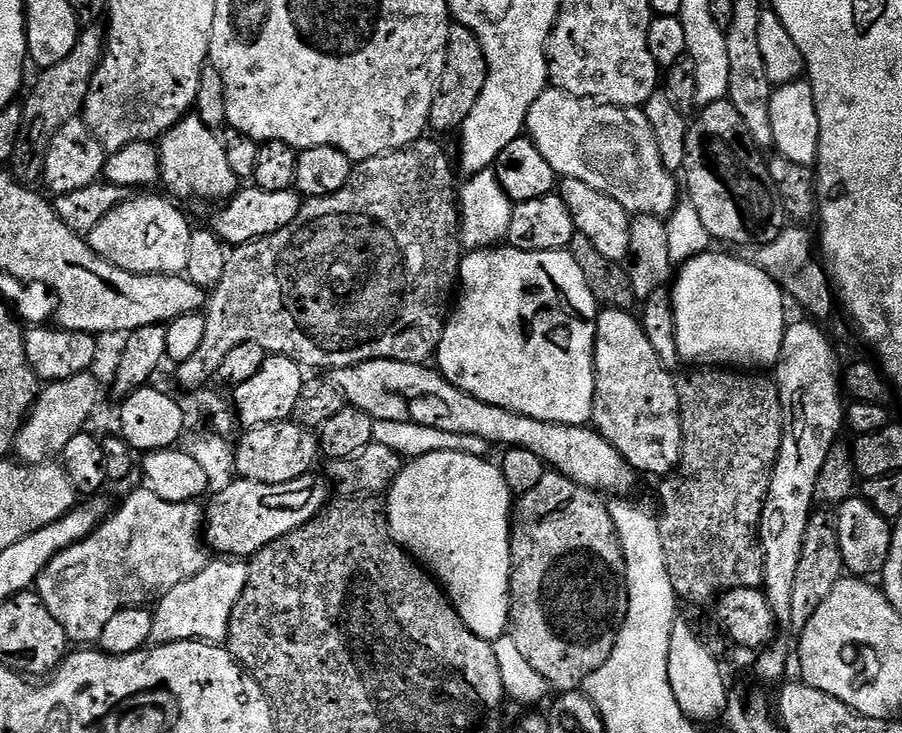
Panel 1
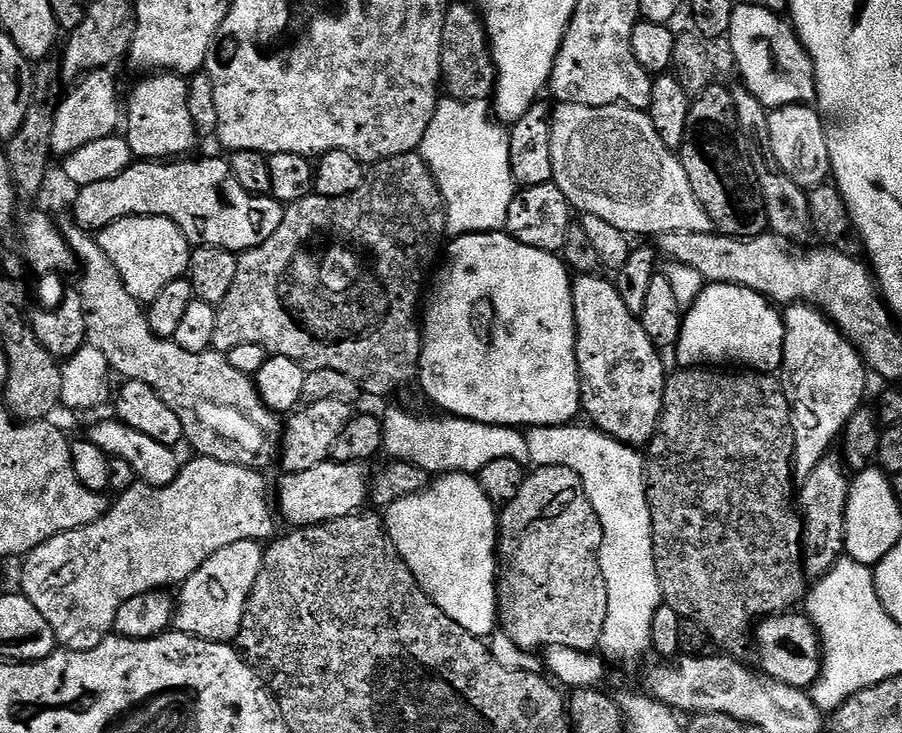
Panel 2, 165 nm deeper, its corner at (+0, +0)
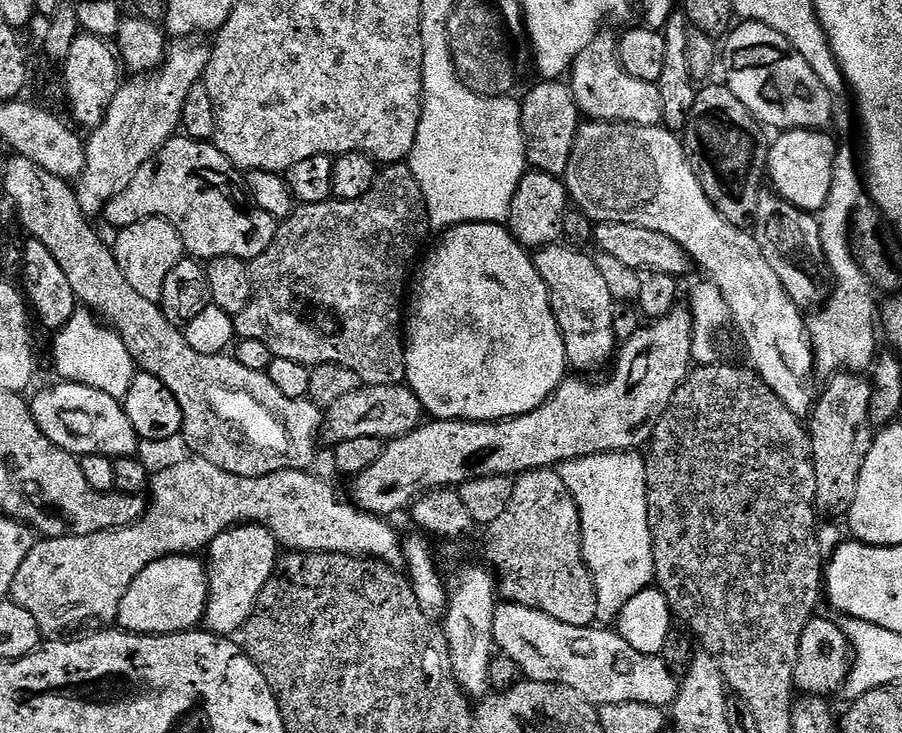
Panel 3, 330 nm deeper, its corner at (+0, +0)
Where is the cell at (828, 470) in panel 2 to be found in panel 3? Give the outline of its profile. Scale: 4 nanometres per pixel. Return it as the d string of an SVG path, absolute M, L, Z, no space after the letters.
M839 372L827 384L824 393L821 396L819 393L810 414L816 506L828 518L844 518L854 502L854 494L858 494L858 478L862 474L862 466L866 466L866 454L870 454L874 439L870 422L872 385L855 372Z

